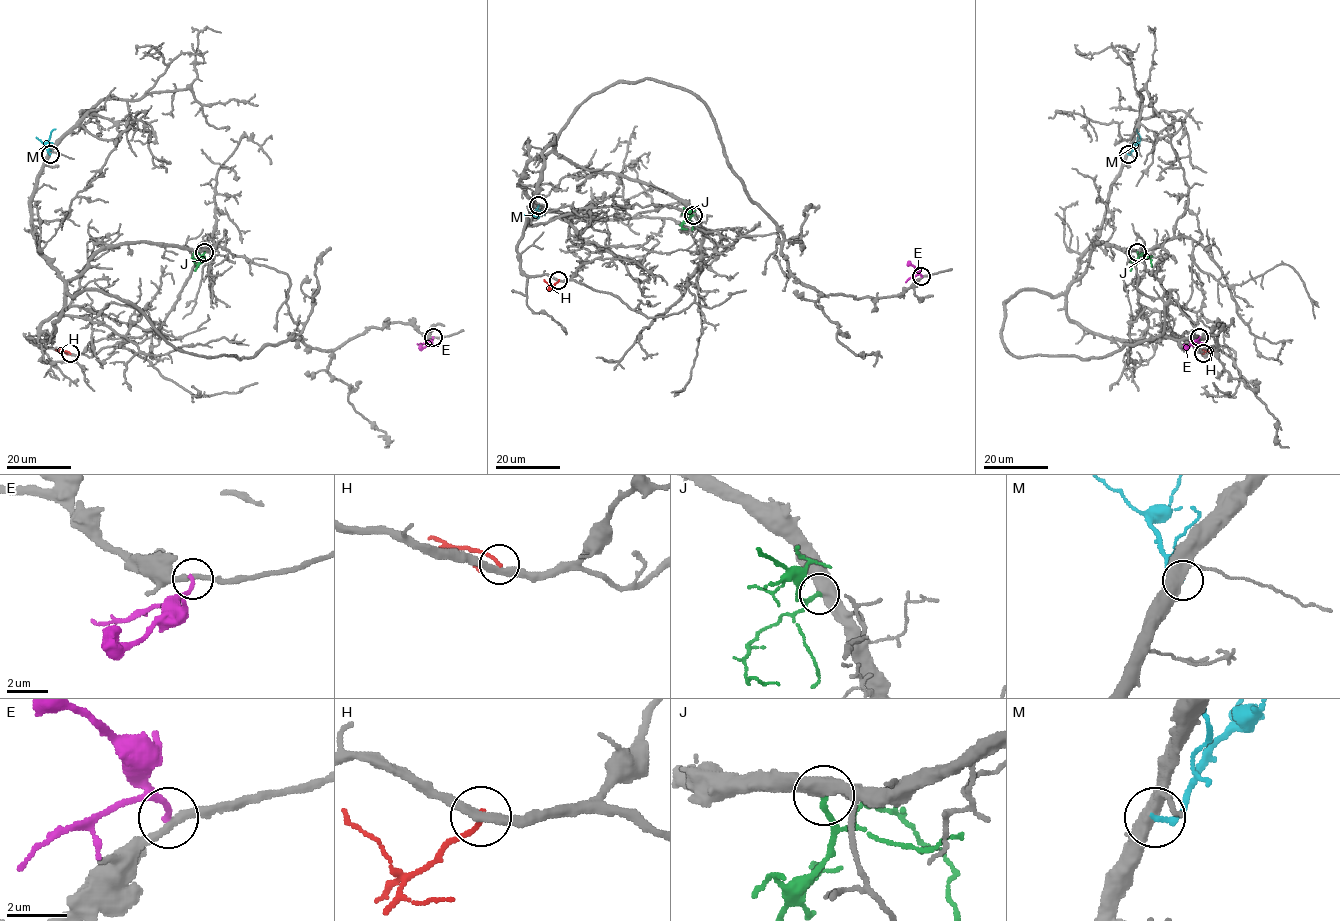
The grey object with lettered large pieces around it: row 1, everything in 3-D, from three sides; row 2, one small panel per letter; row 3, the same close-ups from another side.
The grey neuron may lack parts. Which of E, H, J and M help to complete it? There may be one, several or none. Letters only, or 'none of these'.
J

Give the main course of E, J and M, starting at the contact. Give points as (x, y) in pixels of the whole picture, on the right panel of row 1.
E: (1199, 337), (1187, 347), (1183, 344)
J: (1137, 251), (1139, 255), (1144, 253), (1150, 258), (1151, 267)
M: (1127, 154), (1139, 141), (1137, 129)

